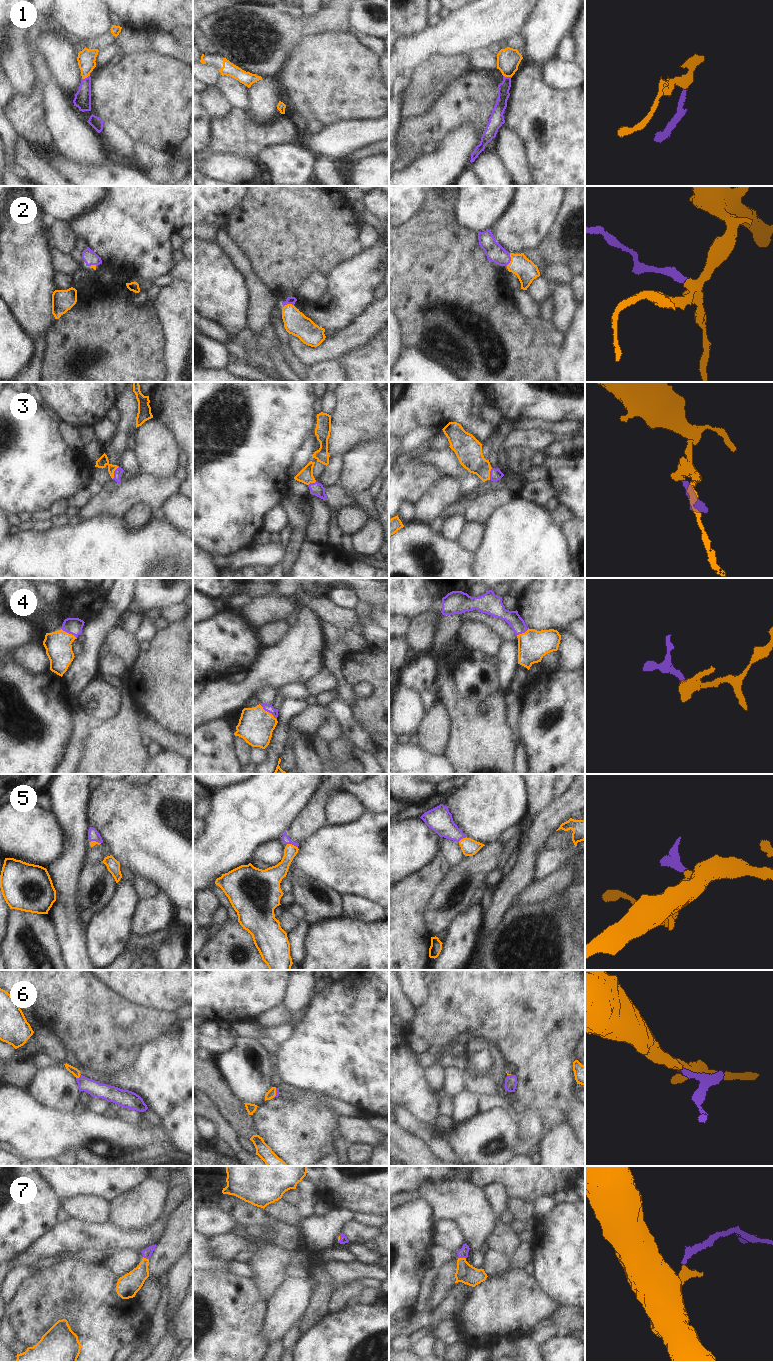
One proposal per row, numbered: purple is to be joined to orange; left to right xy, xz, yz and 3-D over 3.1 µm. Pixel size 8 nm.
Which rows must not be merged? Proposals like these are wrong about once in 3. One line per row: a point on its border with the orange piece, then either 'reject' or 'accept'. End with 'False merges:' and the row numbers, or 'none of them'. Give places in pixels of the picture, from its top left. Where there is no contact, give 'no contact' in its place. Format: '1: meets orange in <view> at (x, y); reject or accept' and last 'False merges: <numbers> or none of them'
1: meets orange in yz at (507, 76); accept
2: meets orange in yz at (511, 259); accept
3: meets orange in xy at (113, 472); accept
4: meets orange in xz at (268, 712); accept
5: meets orange in xz at (291, 844); accept
6: meets orange in xy at (78, 1077); accept
7: meets orange in yz at (462, 1258); accept
False merges: none of them

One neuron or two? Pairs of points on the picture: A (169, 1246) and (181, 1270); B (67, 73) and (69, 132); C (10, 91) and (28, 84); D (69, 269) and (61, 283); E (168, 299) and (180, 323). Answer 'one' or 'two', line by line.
A: two
B: two
C: two
D: two
E: one

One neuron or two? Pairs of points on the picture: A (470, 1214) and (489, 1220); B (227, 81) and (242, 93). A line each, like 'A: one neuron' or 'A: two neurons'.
A: one neuron
B: one neuron

